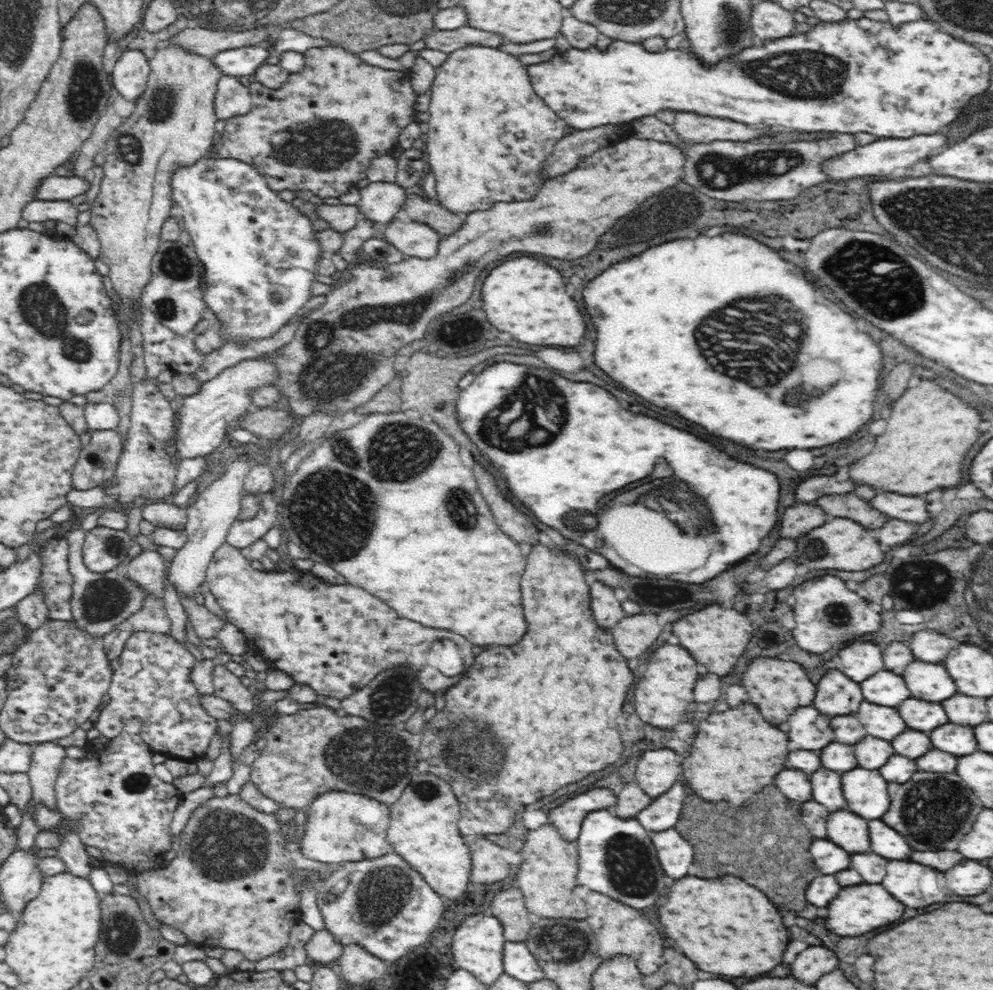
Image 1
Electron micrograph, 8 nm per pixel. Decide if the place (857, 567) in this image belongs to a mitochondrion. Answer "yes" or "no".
no

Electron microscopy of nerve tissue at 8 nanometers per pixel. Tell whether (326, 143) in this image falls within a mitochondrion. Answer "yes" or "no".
yes

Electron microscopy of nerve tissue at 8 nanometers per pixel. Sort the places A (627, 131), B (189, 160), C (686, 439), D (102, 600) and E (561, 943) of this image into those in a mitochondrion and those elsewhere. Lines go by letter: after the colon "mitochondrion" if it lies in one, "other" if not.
A: other
B: other
C: other
D: mitochondrion
E: mitochondrion

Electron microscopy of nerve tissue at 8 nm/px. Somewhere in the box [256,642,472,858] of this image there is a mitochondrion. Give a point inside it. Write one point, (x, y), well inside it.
(369, 759)

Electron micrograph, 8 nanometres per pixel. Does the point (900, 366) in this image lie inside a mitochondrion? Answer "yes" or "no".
no

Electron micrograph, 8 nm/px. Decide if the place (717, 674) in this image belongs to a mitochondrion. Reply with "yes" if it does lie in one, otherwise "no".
no

